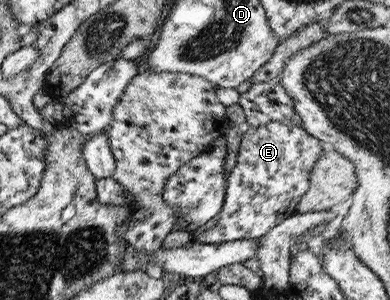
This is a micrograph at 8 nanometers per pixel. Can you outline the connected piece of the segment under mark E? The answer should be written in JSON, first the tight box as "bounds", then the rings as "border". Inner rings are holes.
{"bounds":[192,121,324,244],"border":[[[270,121],[262,126],[243,129],[237,163],[226,178],[222,211],[212,227],[192,241],[216,244],[234,240],[258,239],[297,213],[301,196],[310,188],[310,169],[324,152],[316,137],[299,122]]]}

